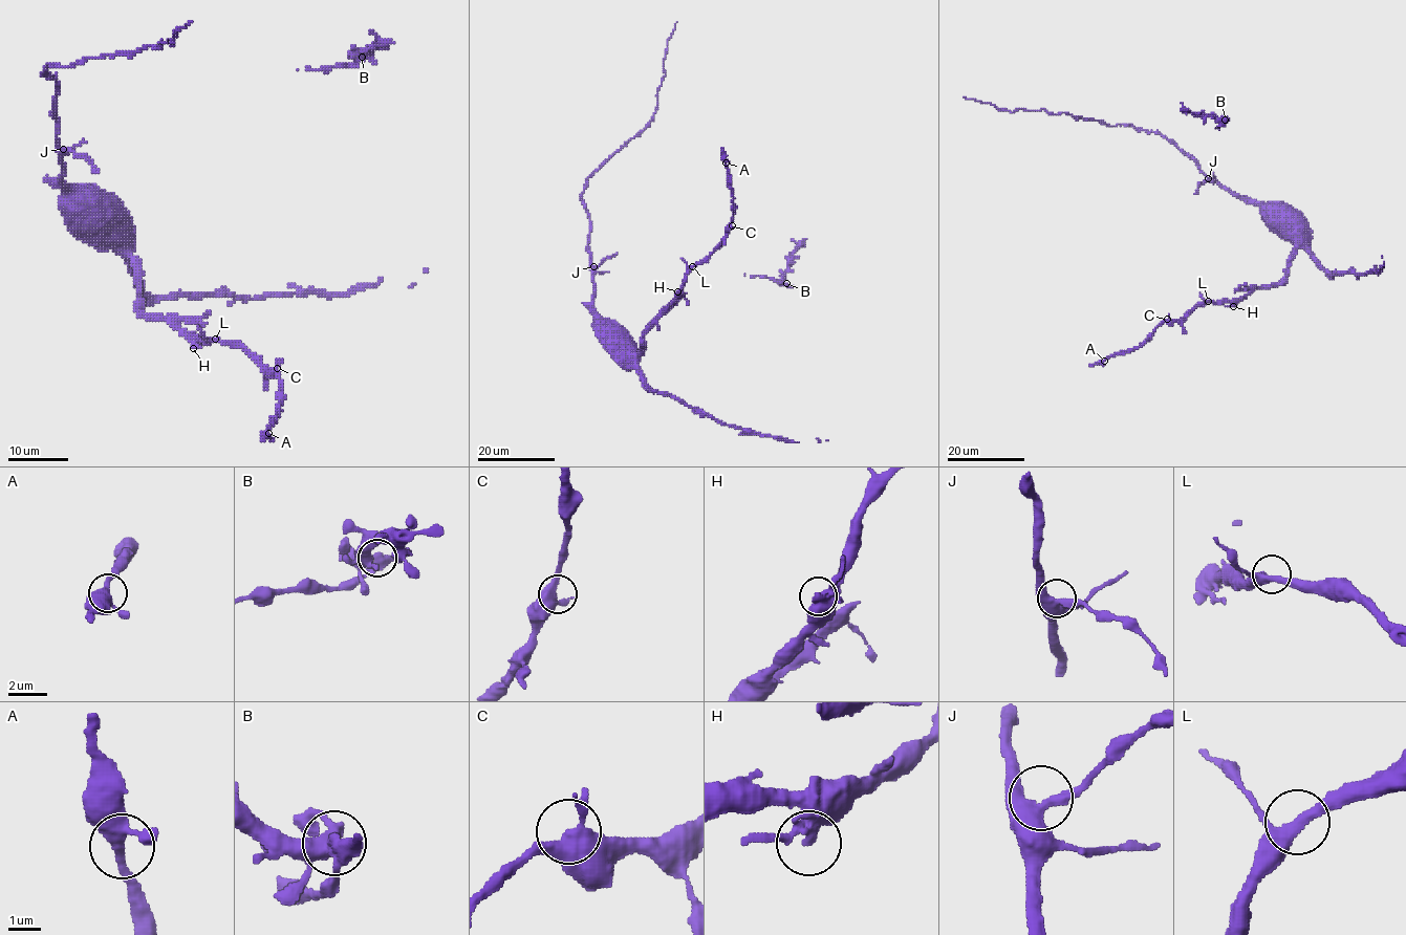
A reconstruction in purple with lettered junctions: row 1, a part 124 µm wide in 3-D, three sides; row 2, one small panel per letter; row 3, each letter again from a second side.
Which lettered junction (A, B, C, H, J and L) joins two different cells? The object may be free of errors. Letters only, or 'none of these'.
B

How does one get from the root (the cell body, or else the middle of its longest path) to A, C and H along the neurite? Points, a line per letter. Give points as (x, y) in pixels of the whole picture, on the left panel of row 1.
A: (73, 201), (131, 258), (142, 313), (164, 317), (187, 338), (235, 341), (277, 373), (268, 433)
C: (73, 201), (95, 214), (131, 258), (142, 313), (164, 317), (187, 338), (235, 341), (262, 368), (277, 368)
H: (73, 201), (80, 200), (95, 214), (131, 258), (138, 280), (138, 310), (164, 317), (193, 348)

